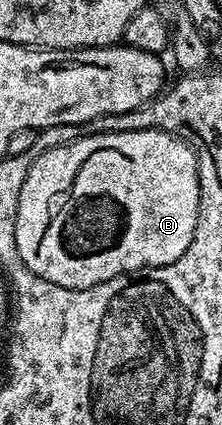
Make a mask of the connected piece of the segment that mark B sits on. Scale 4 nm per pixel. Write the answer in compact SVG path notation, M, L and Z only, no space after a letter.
M131 129L121 133L103 133L93 137L83 137L70 142L69 145L54 147L46 151L46 155L38 155L34 159L34 167L30 167L30 175L26 175L26 183L22 183L22 195L18 195L18 219L16 220L18 255L22 255L22 263L26 263L26 267L30 267L34 275L50 283L58 283L58 287L89 289L123 273L139 273L142 269L153 269L159 265L174 263L186 251L186 247L190 247L194 239L199 202L198 163L194 151L182 138L170 135L161 129Z

